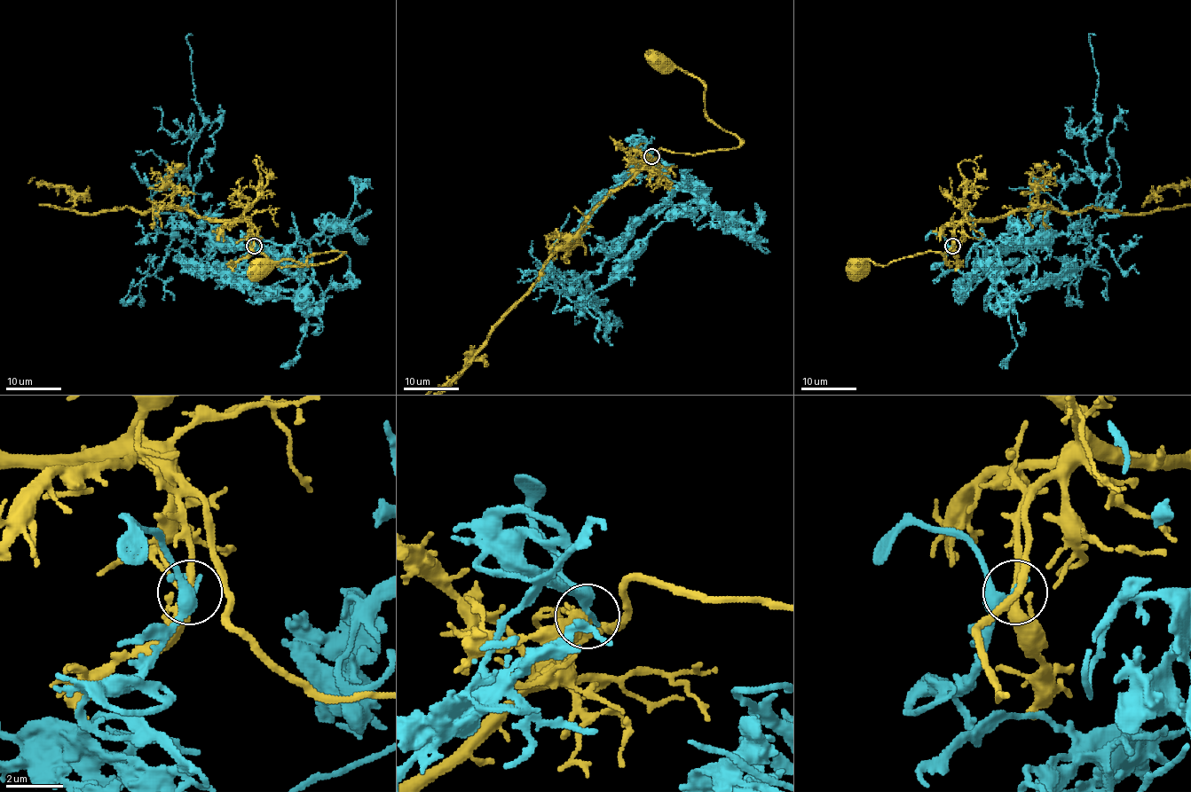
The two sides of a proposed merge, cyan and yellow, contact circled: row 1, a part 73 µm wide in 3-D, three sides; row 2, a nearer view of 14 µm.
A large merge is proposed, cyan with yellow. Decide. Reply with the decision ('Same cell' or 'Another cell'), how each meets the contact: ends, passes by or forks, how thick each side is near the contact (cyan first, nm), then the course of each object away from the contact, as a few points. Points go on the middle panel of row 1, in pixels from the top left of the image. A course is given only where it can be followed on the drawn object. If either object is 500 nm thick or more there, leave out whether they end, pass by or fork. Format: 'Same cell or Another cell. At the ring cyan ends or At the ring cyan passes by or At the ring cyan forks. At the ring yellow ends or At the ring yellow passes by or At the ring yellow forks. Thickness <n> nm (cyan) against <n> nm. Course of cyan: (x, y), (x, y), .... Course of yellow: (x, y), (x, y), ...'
Another cell. At the ring cyan passes by. At the ring yellow passes by. Thickness 320 nm (cyan) against 320 nm. Course of cyan: (651, 155), (631, 145), (632, 167), (690, 189), (571, 286), (548, 263), (602, 301), (590, 300). Course of yellow: (651, 155), (656, 159), (660, 149), (702, 154), (739, 145), (707, 116), (705, 86), (661, 58), (658, 60)

